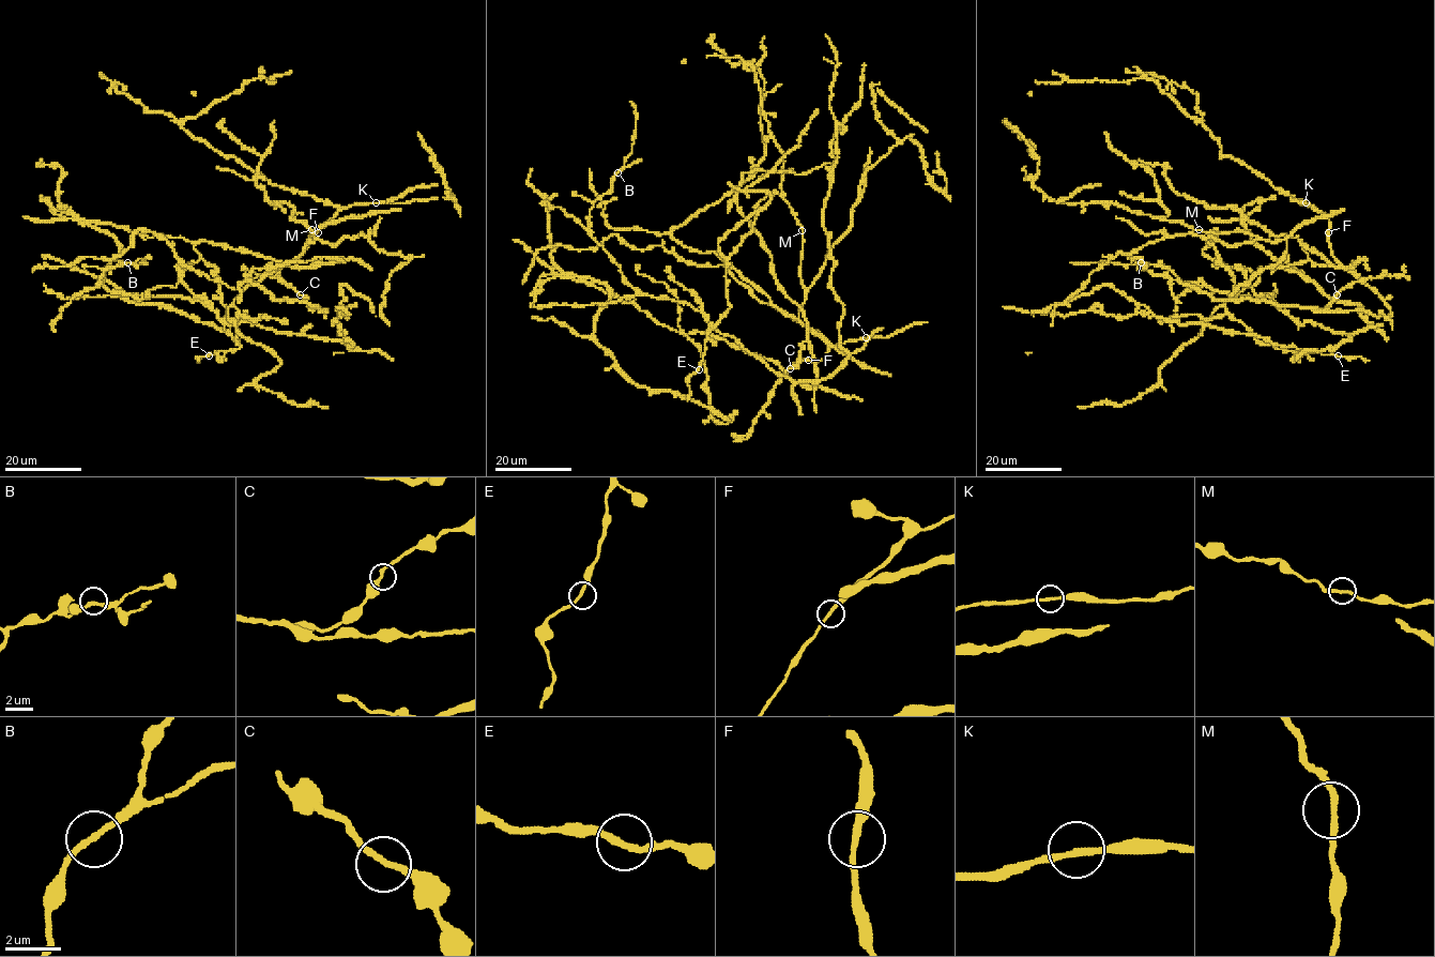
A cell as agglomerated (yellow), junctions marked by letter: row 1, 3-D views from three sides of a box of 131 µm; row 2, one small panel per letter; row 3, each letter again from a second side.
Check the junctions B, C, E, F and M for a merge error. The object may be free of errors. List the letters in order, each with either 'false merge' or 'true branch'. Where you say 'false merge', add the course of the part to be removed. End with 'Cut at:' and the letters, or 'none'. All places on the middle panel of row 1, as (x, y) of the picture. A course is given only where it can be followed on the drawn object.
B: true branch
C: true branch
E: true branch
F: true branch
M: true branch
Cut at: none

